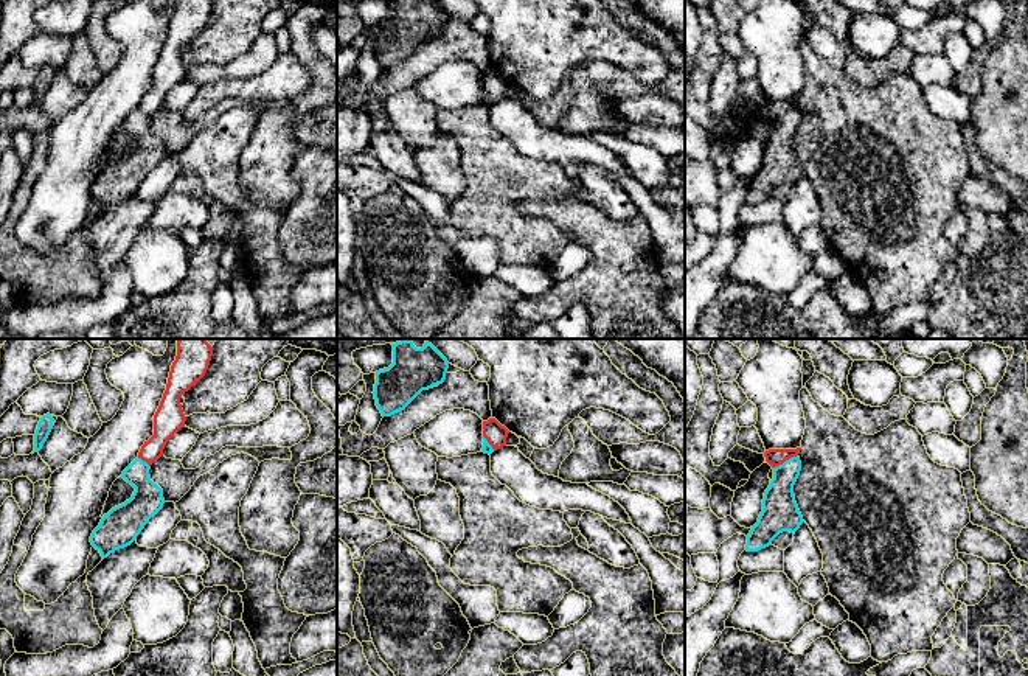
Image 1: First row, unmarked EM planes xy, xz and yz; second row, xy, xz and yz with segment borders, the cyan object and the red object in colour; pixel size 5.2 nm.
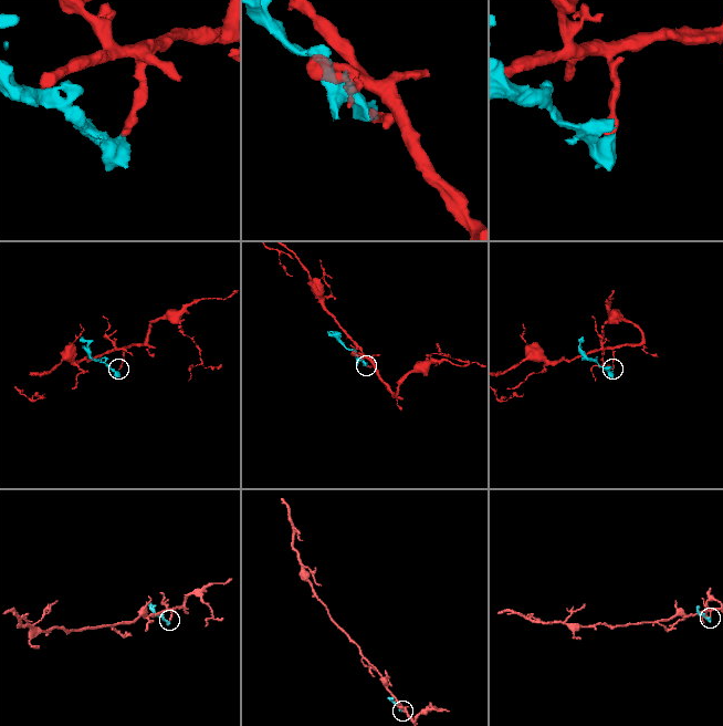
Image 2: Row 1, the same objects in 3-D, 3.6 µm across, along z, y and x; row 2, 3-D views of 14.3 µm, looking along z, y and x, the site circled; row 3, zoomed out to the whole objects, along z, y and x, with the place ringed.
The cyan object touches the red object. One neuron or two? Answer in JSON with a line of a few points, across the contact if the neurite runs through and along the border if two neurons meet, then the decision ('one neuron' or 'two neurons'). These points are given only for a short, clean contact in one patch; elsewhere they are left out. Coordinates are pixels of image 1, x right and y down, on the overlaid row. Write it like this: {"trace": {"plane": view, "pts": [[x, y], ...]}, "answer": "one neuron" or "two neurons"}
{"trace": {"plane": "yz", "pts": [[797, 454], [772, 468]]}, "answer": "two neurons"}

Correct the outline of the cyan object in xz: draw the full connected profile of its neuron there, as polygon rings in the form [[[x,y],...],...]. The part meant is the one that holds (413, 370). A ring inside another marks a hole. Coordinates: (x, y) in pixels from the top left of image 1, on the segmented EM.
[[[424,339],[393,345],[393,364],[376,371],[374,399],[382,416],[404,410],[422,390],[443,384],[447,359]]]

